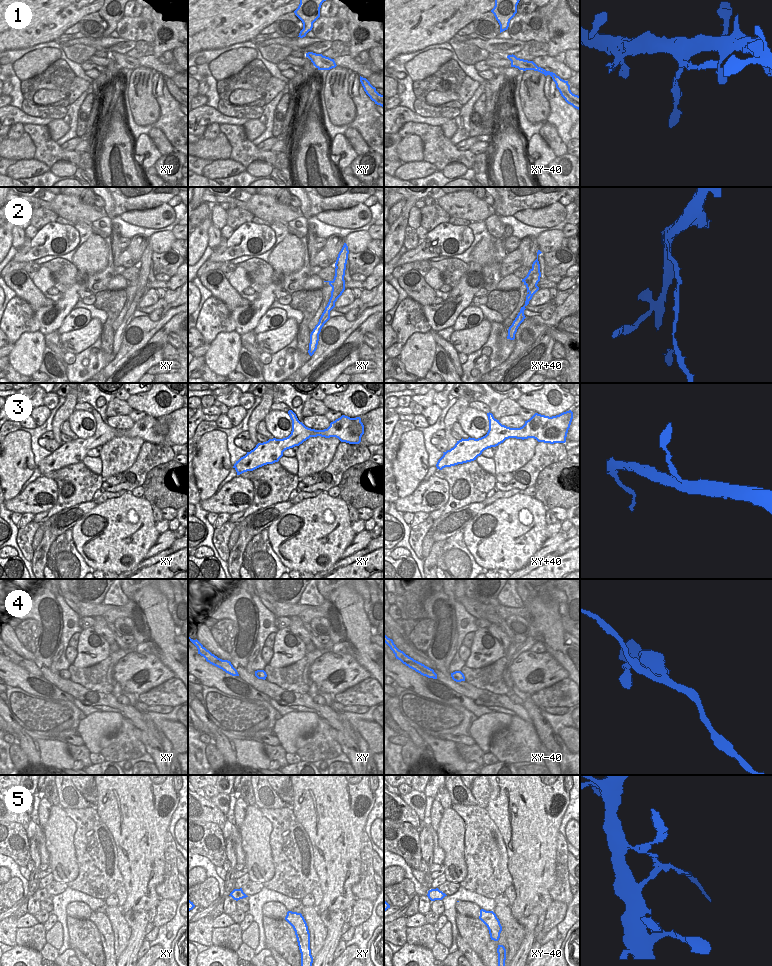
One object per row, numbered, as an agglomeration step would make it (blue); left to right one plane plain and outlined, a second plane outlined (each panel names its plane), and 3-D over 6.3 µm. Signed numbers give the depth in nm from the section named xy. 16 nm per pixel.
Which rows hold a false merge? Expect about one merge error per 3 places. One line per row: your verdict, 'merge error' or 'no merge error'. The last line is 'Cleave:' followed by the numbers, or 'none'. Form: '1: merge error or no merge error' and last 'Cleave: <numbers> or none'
1: no merge error
2: merge error
3: no merge error
4: no merge error
5: merge error
Cleave: 2, 5

